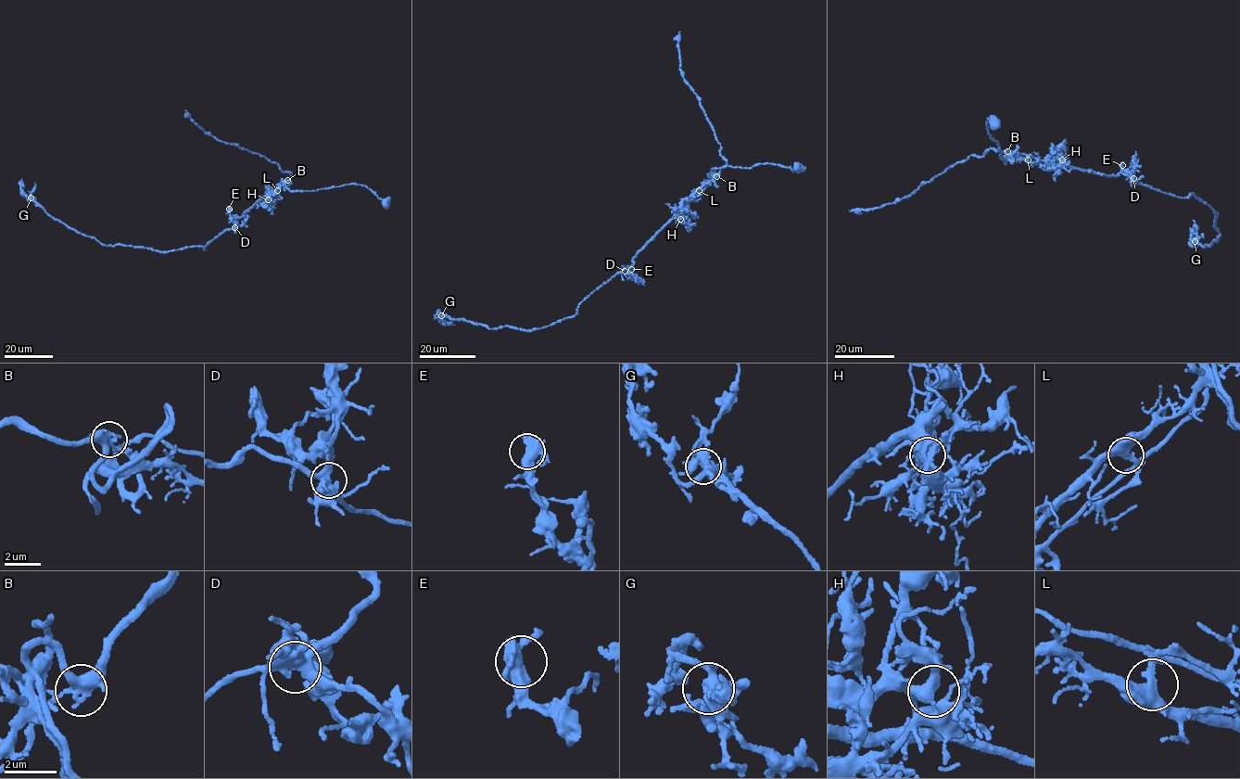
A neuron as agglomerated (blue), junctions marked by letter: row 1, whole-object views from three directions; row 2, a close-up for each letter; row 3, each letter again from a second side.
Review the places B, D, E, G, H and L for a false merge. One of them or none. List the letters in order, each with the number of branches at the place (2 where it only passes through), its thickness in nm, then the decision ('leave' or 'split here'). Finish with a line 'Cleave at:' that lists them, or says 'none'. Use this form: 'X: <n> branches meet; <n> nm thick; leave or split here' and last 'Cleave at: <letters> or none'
B: 4 branches meet; 360 nm thick; split here
D: 4 branches meet; 440 nm thick; leave
E: 3 branches meet; 420 nm thick; leave
G: 4 branches meet; 480 nm thick; leave
H: 4 branches meet; 360 nm thick; leave
L: 4 branches meet; 440 nm thick; leave
Cleave at: B

